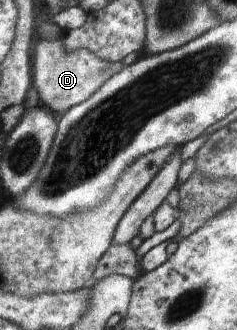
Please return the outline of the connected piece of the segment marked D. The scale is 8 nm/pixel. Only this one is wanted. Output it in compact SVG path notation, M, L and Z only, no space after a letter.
M61 29L57 40L38 41L34 66L34 84L36 85L34 100L46 104L54 113L66 113L89 100L110 79L123 70L123 62L107 62L93 56L89 51L69 52L62 43Z

